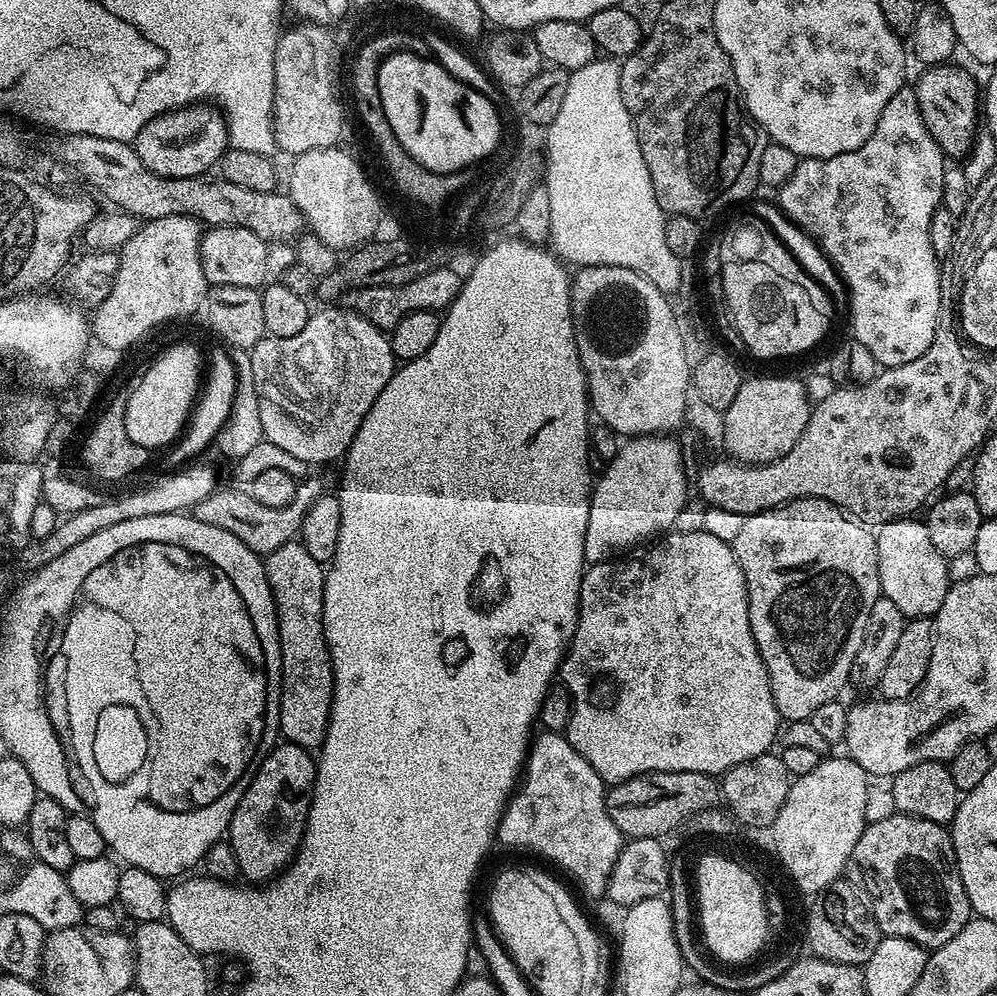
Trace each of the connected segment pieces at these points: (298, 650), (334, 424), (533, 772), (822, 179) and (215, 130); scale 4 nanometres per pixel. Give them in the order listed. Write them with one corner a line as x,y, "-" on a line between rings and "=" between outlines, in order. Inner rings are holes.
299,539
278,546
268,556
263,557
266,578
270,582
270,590
274,594
274,606
278,614
278,634
282,646
282,682
280,683
280,722
278,732
287,743
297,744
300,748
319,749
326,738
328,719
332,709
332,691
334,690
334,674
332,659
324,633
322,622
322,602
324,601
325,565
310,558
=
324,306
318,310
321,312
313,311
308,317
306,326
302,326
302,330
293,336
265,334
250,349
250,355
246,361
246,367
254,370
254,386
258,390
258,398
260,399
264,439
274,443
279,449
286,450
289,454
294,454
294,457
300,458
308,466
328,464
331,460
339,461
343,457
348,447
354,442
354,438
358,434
358,430
362,426
370,406
376,401
378,394
382,394
386,382
390,382
390,378
396,373
398,367
396,355
392,353
391,339
377,325
372,324
367,315
361,314
356,310
355,312
347,312
346,309
338,307
340,306
=
547,730
541,733
529,747
524,771
500,819
496,840
508,848
525,848
553,860
580,883
586,895
603,897
614,862
626,843
606,810
605,782
574,750
567,735
=
901,90
886,102
874,134
858,150
830,158
801,159
794,174
778,189
781,211
820,245
847,285
852,306
851,335
874,354
881,369
906,366
906,362
922,358
942,322
942,264
934,254
934,246
930,246
930,222
941,207
945,167
944,151
922,118
915,91
=
208,102
188,104
154,117
136,136
134,147
142,166
166,178
190,178
205,175
215,169
229,147
226,117
-
212,168
212,169
208,169

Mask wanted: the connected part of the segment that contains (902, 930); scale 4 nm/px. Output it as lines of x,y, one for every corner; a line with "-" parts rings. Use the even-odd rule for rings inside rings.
895,814
869,823
850,854
846,876
866,897
883,935
913,940
926,950
950,942
974,916
956,865
951,831
920,816

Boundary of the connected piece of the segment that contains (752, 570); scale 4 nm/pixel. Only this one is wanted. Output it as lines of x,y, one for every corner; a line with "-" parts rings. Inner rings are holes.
807,496
801,500
791,500
778,508
768,508
764,512
756,512
745,516
739,521
740,529
736,537
731,537
730,543
738,558
738,566
742,566
744,584
748,587
748,613
750,614
750,630
754,634
754,642
762,654
762,662
768,671
770,686
774,694
776,709
785,721
809,720
826,702
837,699
844,684
849,683
848,675
854,666
854,658
858,654
858,646
862,646
862,634
866,634
866,621
870,619
870,609
882,595
880,579
878,578
878,550
876,549
876,532
869,525
851,517
843,508
822,498

